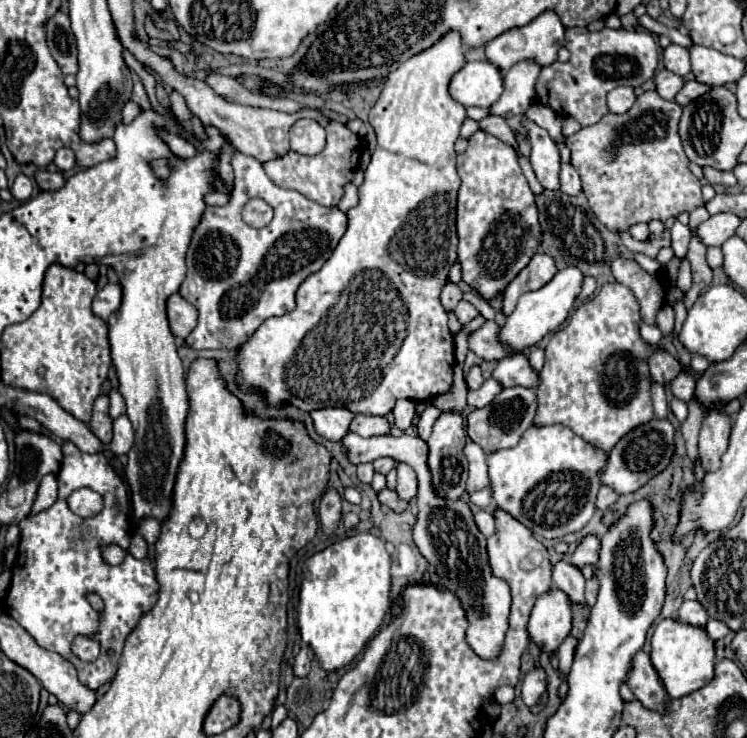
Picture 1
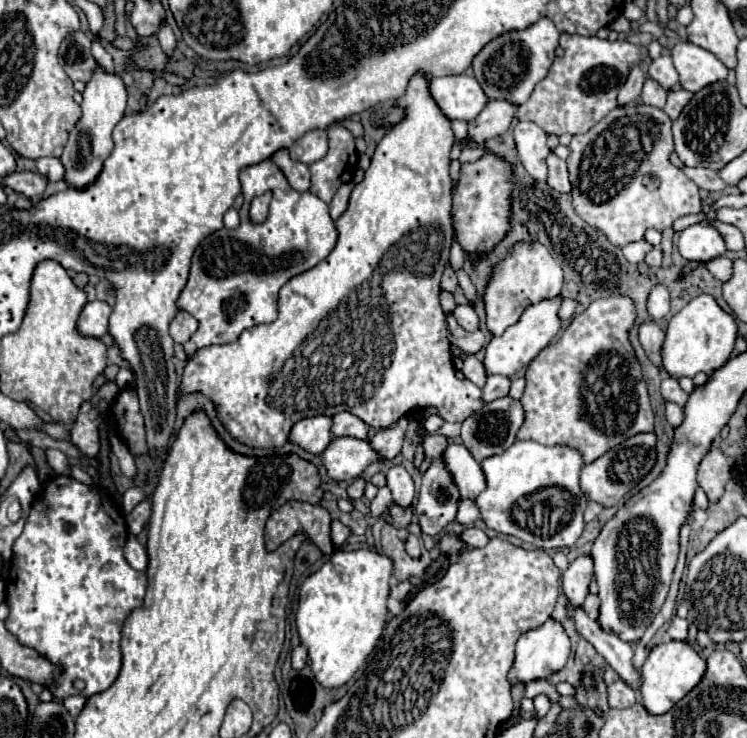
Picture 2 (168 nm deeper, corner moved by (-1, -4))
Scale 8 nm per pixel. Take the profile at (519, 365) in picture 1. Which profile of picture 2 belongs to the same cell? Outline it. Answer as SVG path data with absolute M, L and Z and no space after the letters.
M488 376L486 386L482 388L482 402L490 404L492 400L504 398L510 390L510 378L498 378L498 376Z

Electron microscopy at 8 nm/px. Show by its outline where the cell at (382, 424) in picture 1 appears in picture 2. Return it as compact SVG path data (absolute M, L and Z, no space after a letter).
M342 412L332 416L332 436L352 436L352 438L368 438L368 426L354 414Z

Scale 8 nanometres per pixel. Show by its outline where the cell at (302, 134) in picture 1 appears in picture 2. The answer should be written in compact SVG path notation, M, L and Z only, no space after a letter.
M308 130L294 146L290 146L290 158L312 164L326 156L328 150L328 136L326 130Z

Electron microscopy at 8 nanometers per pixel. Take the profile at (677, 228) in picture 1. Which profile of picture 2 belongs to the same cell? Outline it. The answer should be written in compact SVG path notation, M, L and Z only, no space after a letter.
M704 224L684 228L678 240L678 248L686 260L694 262L708 262L726 254L726 244L722 242L718 230L708 228Z

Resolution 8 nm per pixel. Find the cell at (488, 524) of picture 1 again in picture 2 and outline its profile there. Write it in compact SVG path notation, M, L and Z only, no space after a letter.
M478 526L466 528L466 530L460 534L460 538L462 538L462 542L464 542L466 546L470 546L470 548L482 548L482 546L486 546L488 540L490 540L490 538L484 534L484 530L480 530Z

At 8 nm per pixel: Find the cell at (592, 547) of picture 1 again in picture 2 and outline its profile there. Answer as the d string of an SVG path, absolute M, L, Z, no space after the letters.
M590 556L576 558L568 570L562 574L562 592L566 596L566 608L576 610L584 604L584 598L588 594L588 584L594 576L594 564Z

